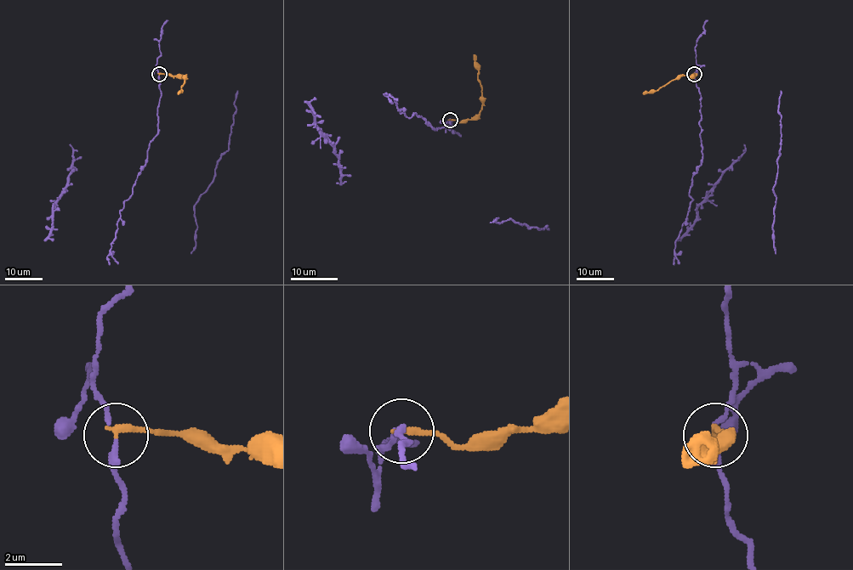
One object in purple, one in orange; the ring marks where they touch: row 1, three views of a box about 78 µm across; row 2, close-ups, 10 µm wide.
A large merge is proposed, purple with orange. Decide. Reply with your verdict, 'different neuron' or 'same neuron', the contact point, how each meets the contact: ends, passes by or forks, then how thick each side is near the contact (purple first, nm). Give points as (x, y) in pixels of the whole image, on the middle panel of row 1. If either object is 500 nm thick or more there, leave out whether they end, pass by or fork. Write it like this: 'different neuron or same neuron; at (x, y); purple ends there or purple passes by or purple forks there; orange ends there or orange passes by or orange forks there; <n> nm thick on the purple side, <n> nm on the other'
different neuron; at (450, 120); purple passes by; orange ends there; 200 nm thick on the purple side, 240 nm on the other

